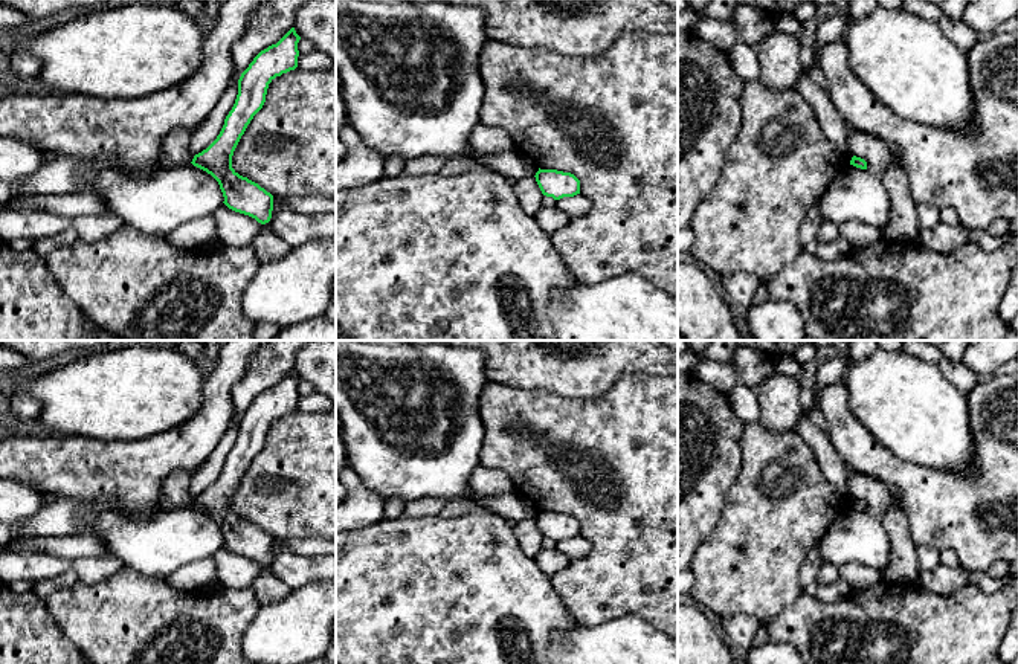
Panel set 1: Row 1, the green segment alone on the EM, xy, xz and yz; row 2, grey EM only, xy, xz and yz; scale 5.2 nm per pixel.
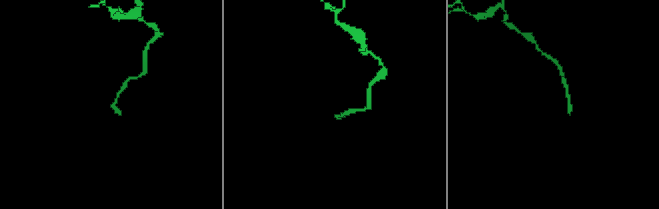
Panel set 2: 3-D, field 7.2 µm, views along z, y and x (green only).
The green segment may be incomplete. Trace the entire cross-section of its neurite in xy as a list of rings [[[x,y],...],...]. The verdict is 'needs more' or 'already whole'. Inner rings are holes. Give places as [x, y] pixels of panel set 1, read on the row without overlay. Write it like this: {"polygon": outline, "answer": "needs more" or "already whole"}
{"polygon": [[[292,369],[276,386],[269,388],[253,400],[238,421],[238,437],[220,476],[191,504],[218,524],[224,539],[223,545],[229,551],[249,557],[263,566],[250,586],[261,606],[284,600],[292,589],[269,569],[273,537],[258,525],[240,517],[232,510],[232,498],[247,467],[263,450],[269,426],[276,418],[298,409],[299,382],[301,379]]], "answer": "needs more"}

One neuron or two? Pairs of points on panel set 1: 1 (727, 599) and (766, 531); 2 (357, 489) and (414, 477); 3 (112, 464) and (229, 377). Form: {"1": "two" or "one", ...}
{"1": "one", "2": "two", "3": "one"}

